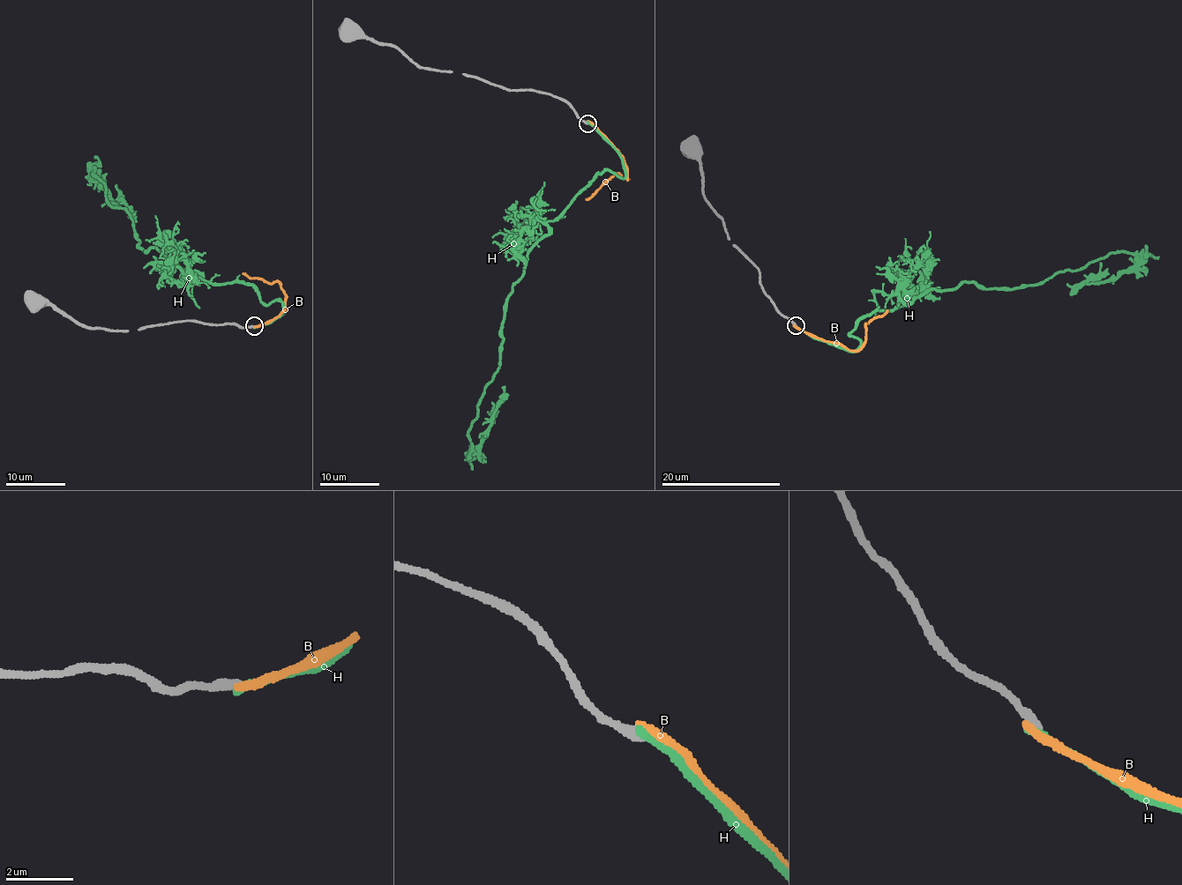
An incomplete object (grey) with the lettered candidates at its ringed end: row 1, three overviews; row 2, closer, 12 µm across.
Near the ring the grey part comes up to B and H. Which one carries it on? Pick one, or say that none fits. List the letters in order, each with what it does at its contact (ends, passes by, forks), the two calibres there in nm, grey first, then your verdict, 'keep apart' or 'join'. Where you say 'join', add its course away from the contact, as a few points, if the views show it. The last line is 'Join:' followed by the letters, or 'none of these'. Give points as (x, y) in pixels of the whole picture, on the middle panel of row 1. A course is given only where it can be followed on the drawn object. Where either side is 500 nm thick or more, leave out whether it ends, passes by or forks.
B: it ends there; 300 nm thick on the grey side, 280 nm on the other; keep apart
H: it ends there; 300 nm thick on the grey side, 240 nm on the other; keep apart
Join: none of these

